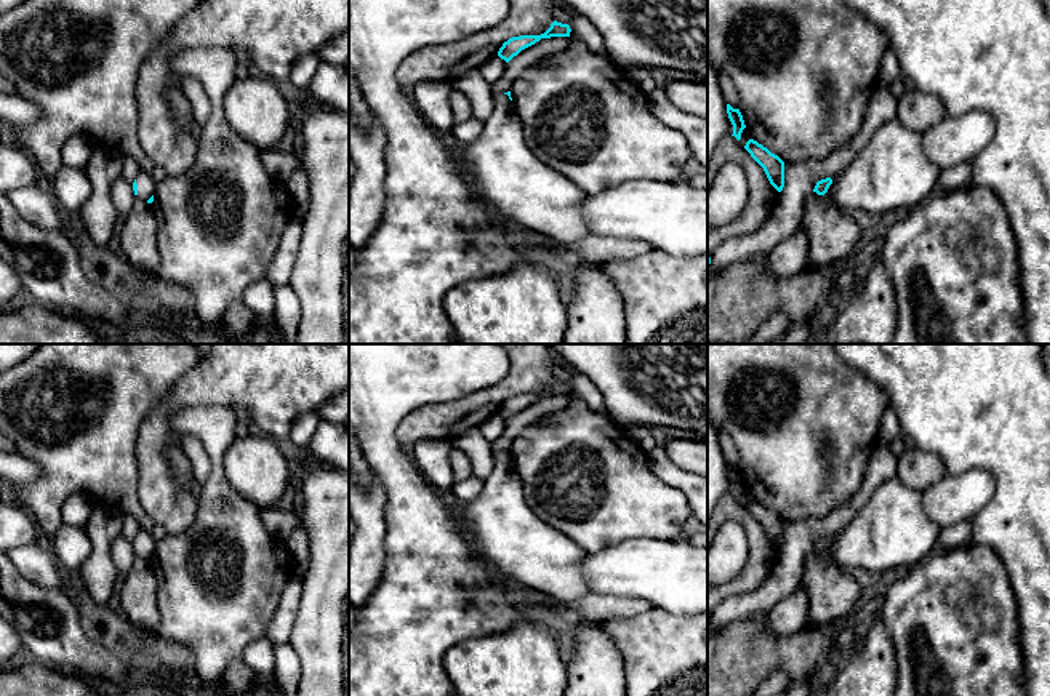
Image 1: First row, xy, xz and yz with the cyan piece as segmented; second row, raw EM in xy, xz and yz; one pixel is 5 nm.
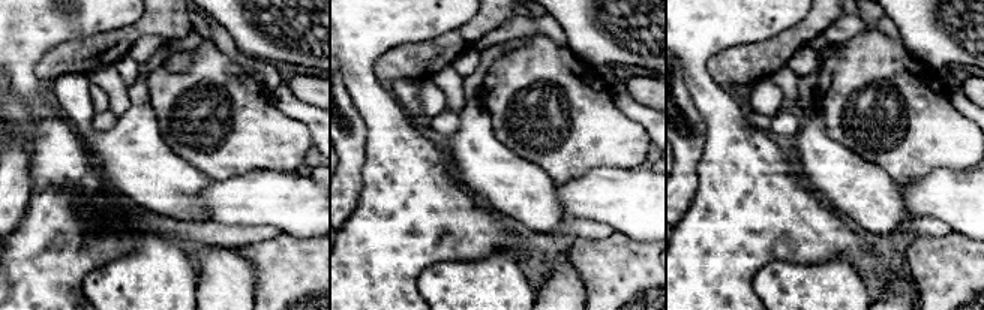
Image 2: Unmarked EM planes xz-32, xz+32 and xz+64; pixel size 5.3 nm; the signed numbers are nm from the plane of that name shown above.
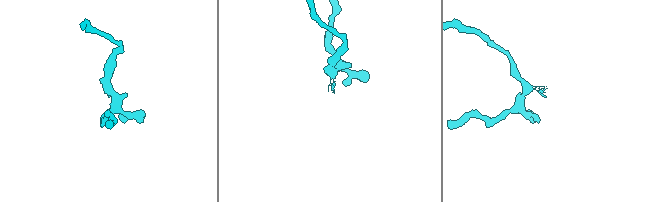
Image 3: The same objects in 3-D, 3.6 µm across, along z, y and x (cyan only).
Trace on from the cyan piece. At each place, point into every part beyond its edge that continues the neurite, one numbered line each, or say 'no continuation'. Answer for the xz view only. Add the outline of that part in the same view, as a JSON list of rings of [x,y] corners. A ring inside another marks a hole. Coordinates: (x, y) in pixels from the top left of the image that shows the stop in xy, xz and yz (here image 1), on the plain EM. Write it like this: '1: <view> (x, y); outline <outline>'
1: xz (504, 532); outline [[[507,453],[495,456],[495,469],[485,480],[482,494],[453,509],[463,520],[475,554],[512,584],[538,590],[565,603],[591,595],[581,570],[587,552],[571,538],[544,523],[528,507],[514,461]]]

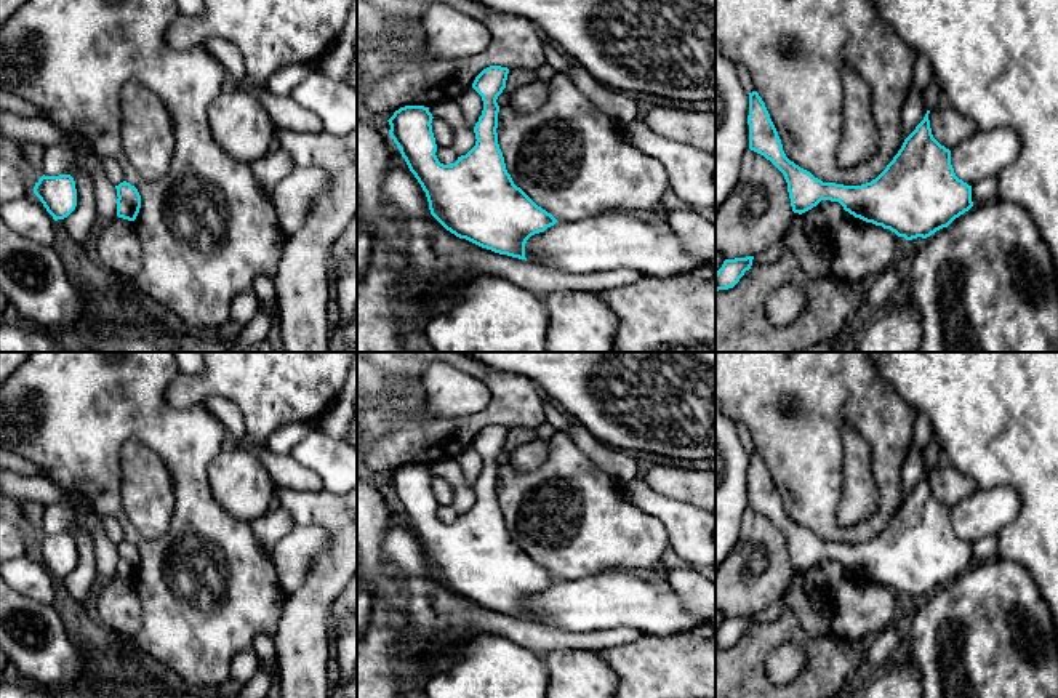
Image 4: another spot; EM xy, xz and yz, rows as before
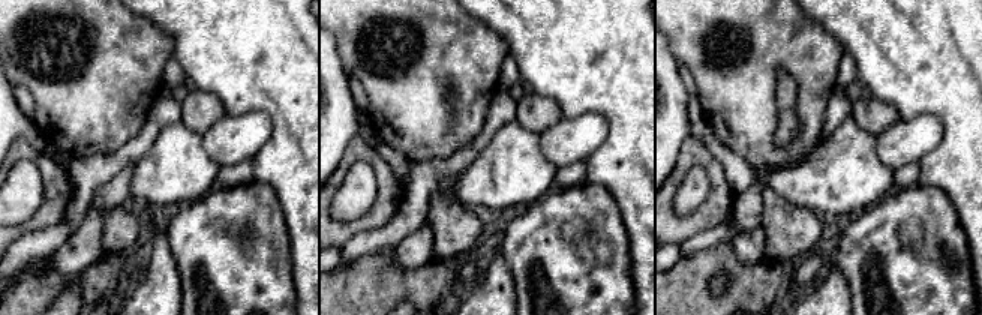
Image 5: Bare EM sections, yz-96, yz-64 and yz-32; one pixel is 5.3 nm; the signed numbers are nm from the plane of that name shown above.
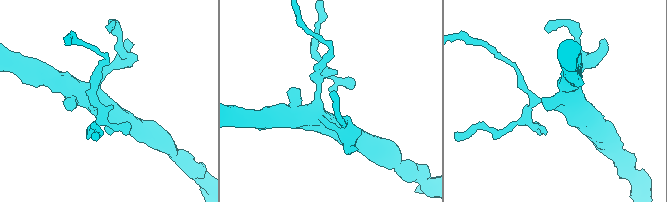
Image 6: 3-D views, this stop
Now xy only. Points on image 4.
no continuation

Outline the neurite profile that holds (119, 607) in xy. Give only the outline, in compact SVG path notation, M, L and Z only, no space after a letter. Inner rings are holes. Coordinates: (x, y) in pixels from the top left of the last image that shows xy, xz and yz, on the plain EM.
M115 575L110 581L99 584L96 610L99 623L131 645L142 624L141 599L134 581Z

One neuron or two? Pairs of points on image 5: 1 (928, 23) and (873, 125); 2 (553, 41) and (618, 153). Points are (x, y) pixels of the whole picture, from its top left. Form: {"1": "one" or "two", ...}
{"1": "two", "2": "one"}

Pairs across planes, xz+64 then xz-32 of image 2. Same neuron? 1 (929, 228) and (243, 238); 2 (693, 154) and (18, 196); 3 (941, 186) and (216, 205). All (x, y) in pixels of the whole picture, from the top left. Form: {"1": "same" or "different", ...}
{"1": "same", "2": "same", "3": "same"}

